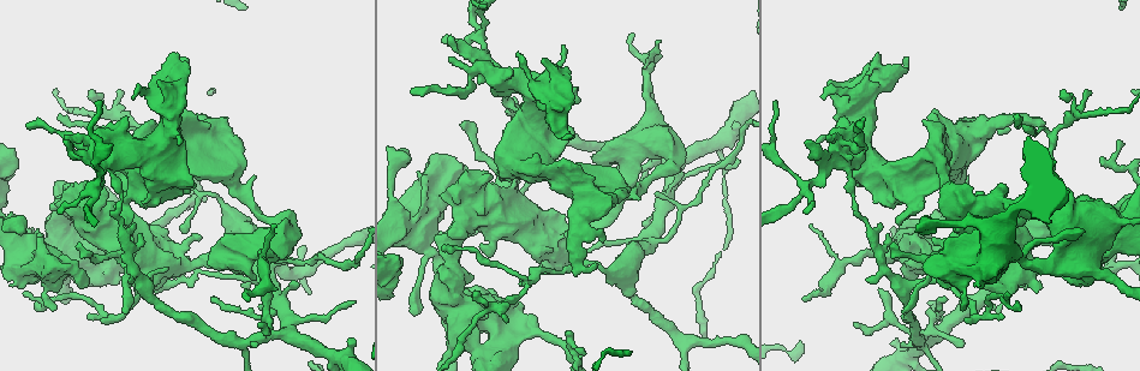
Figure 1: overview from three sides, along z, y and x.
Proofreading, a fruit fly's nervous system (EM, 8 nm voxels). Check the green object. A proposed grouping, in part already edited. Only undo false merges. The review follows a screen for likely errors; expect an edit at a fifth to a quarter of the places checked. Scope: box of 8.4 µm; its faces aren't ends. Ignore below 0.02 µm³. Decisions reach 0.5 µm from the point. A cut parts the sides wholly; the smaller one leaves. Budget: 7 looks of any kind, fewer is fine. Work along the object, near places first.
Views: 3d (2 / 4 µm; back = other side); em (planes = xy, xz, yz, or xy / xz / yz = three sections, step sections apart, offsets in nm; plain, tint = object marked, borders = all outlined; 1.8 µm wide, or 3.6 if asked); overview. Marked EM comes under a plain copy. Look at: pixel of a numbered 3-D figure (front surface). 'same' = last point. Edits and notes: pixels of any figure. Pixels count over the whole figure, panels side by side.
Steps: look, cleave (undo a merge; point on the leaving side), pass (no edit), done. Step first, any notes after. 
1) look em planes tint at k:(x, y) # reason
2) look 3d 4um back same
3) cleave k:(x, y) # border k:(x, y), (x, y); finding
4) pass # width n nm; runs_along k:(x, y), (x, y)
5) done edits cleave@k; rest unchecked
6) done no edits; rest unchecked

look em xz step 8 tint at 1:(261, 338) # looks like a crossing

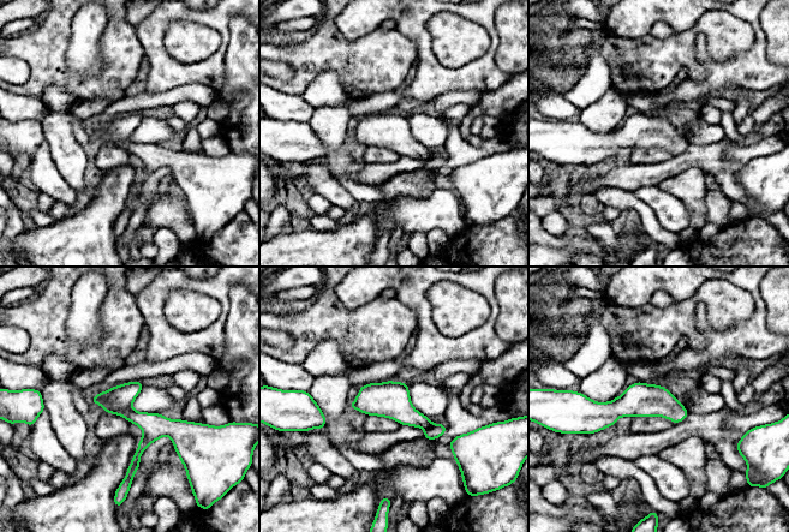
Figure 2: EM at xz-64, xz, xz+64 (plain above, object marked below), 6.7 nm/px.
pass # runs_along 2:(95, 400), (156, 426), (191, 428); continuous, no second neuron

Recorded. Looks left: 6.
look em 3.6um yz step 8 tint at 1:(523, 330)

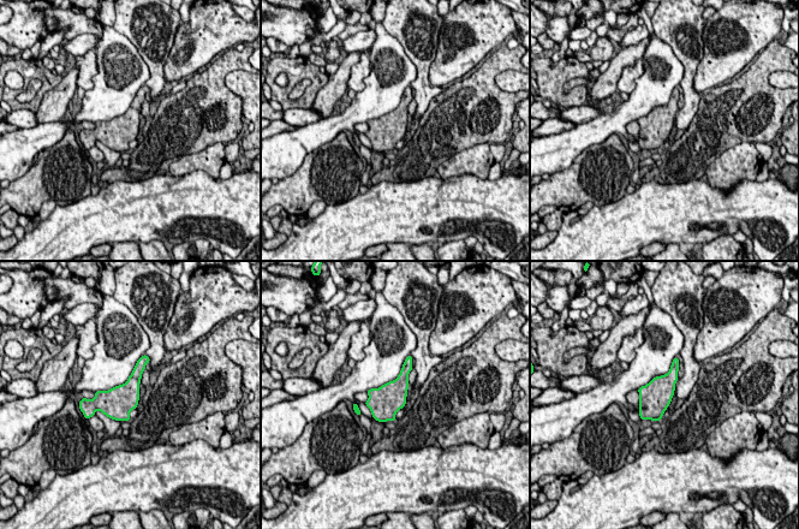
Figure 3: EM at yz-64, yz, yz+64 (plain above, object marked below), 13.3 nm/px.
pass # one neuron here

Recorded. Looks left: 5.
look 3d 2um at 1:(565, 144) # touches itself

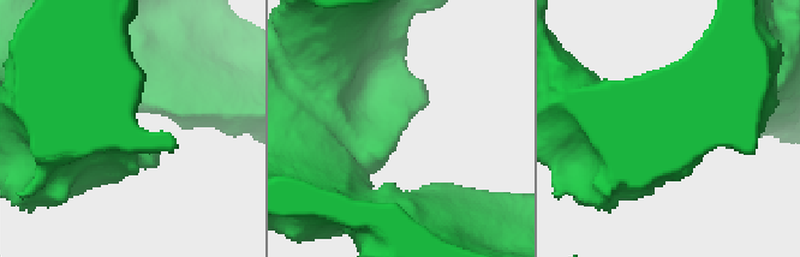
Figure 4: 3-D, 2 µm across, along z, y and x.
look em planes tint at 4:(405, 121)

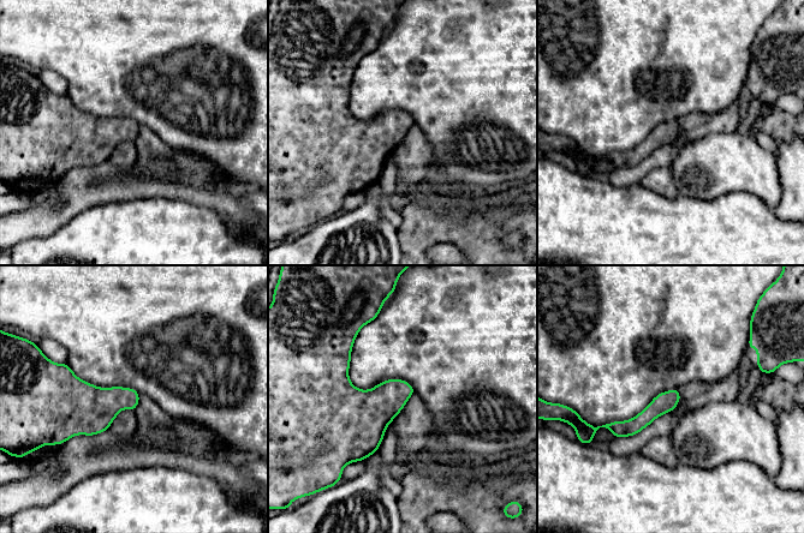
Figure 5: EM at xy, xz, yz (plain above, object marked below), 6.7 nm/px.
pass # width 140 nm; continuous, no second neuron

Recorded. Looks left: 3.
done no edits; rest unchecked

